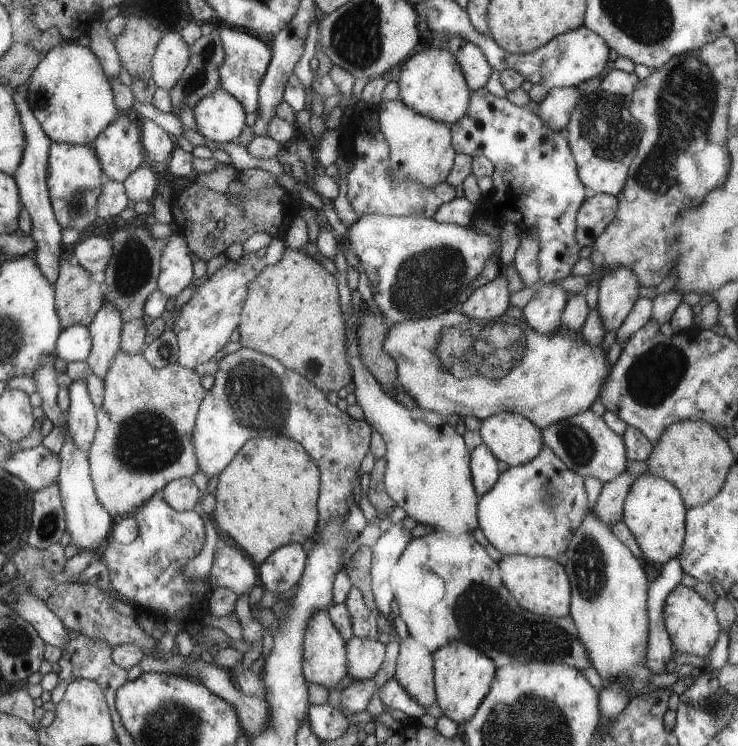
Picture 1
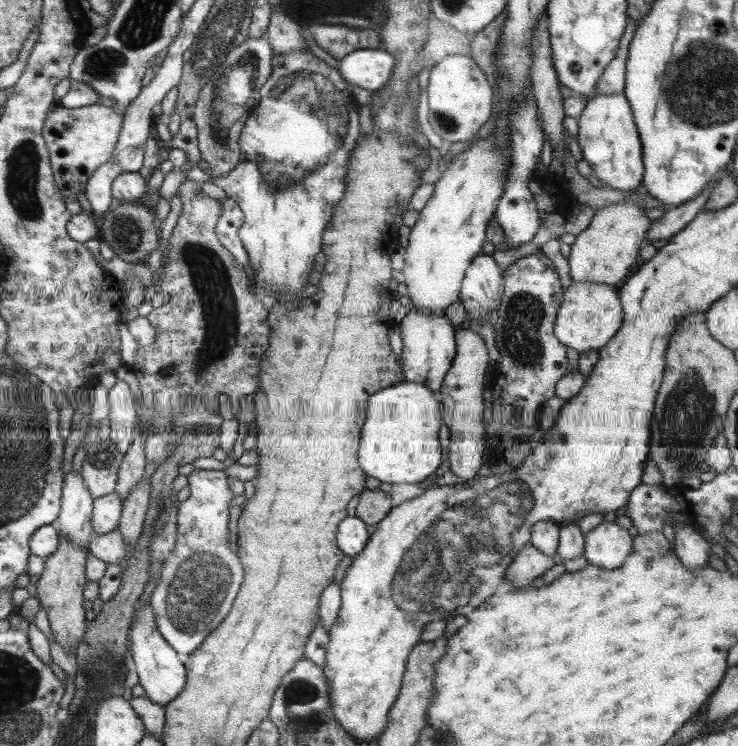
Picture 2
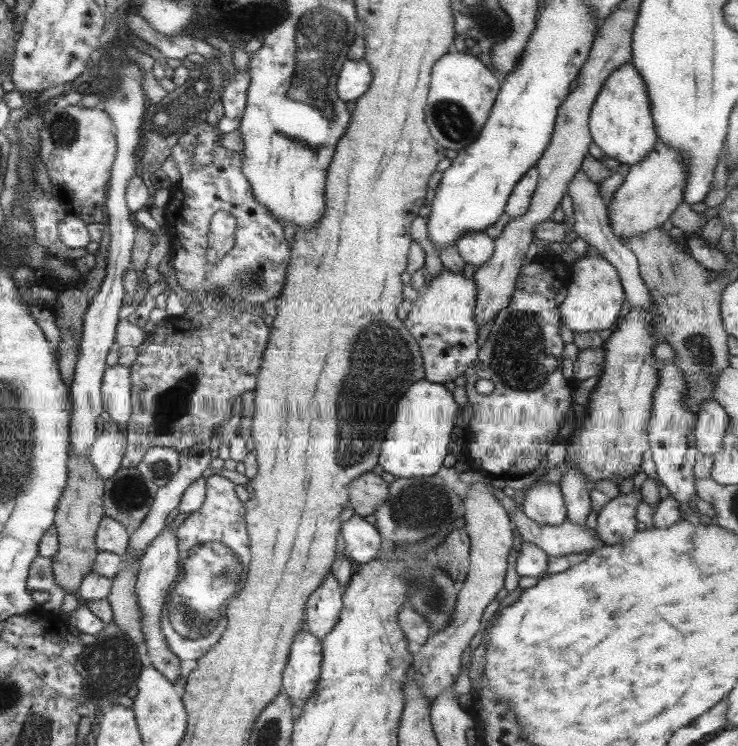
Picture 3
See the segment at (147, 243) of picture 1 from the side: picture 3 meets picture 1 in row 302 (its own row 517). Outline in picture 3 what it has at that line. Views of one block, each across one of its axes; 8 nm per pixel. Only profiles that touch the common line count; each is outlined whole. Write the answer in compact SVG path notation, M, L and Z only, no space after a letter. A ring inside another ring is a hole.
M137 467L121 468L105 483L107 516L118 519L130 532L138 530L148 516L159 488L143 478Z

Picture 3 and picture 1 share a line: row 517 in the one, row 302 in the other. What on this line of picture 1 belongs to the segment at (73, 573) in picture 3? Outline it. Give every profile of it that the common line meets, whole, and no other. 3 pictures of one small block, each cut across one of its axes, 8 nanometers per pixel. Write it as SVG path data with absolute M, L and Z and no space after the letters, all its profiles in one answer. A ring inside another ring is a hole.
M63 257L59 261L59 276L55 281L55 304L64 329L76 324L89 327L103 308L104 292L102 286L92 280L92 274L82 266L71 264L69 257Z

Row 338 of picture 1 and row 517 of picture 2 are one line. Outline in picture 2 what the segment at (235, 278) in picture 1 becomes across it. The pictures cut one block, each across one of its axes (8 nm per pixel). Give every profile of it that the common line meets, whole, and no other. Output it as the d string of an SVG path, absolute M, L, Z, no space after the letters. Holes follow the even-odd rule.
M194 469L188 475L190 497L179 504L177 517L178 536L176 547L164 561L161 581L152 592L149 606L156 612L156 624L167 642L177 651L178 657L185 662L188 655L203 644L227 619L234 599L244 580L244 569L240 556L229 547L228 525L230 522L230 502L234 498L228 489L228 477L224 470Z

